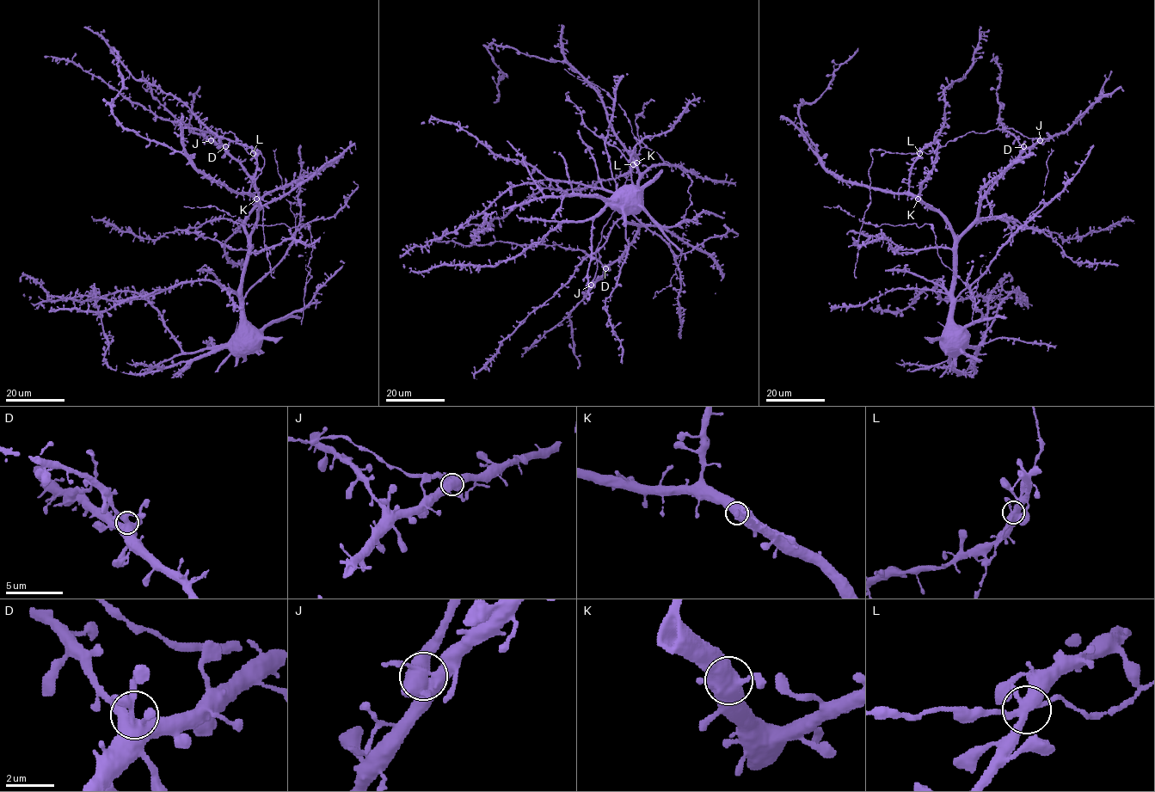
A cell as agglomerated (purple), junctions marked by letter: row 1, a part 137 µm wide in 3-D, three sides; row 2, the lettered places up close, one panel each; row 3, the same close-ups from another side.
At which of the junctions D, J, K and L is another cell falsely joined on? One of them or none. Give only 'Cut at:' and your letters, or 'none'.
Cut at: none

